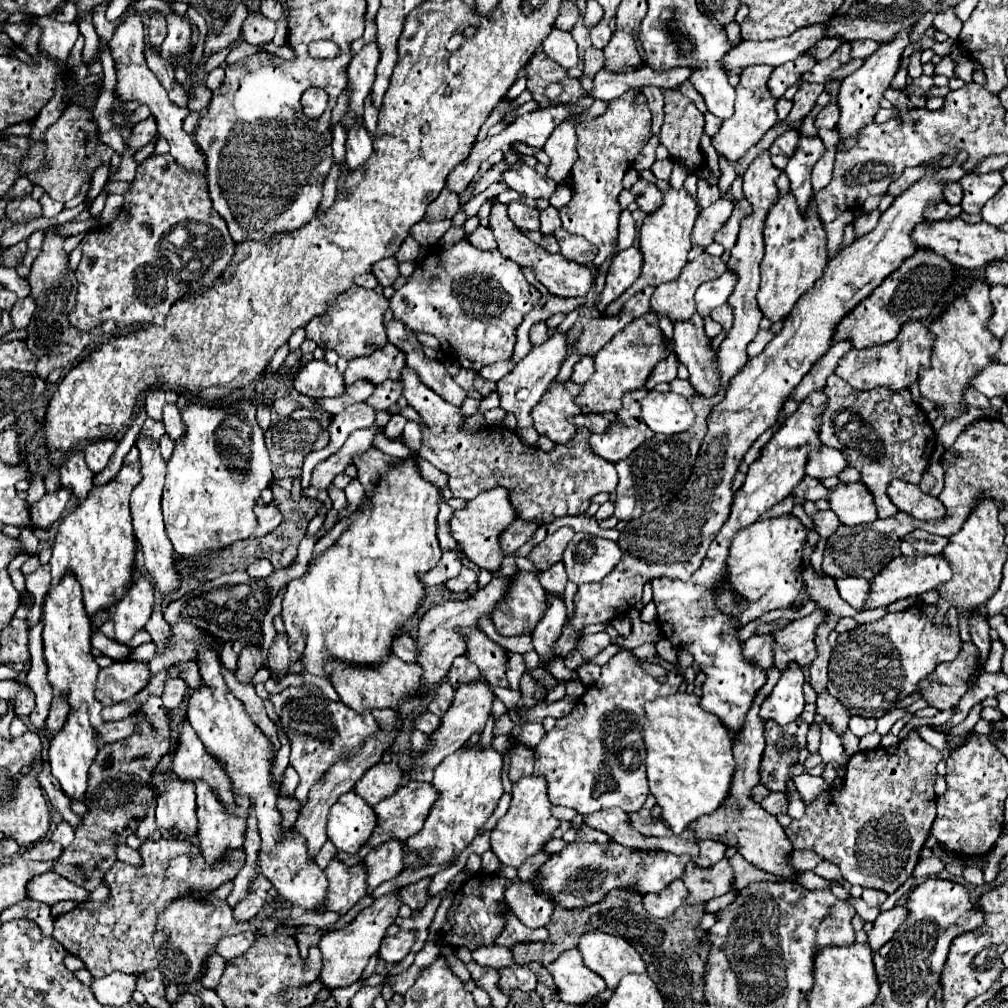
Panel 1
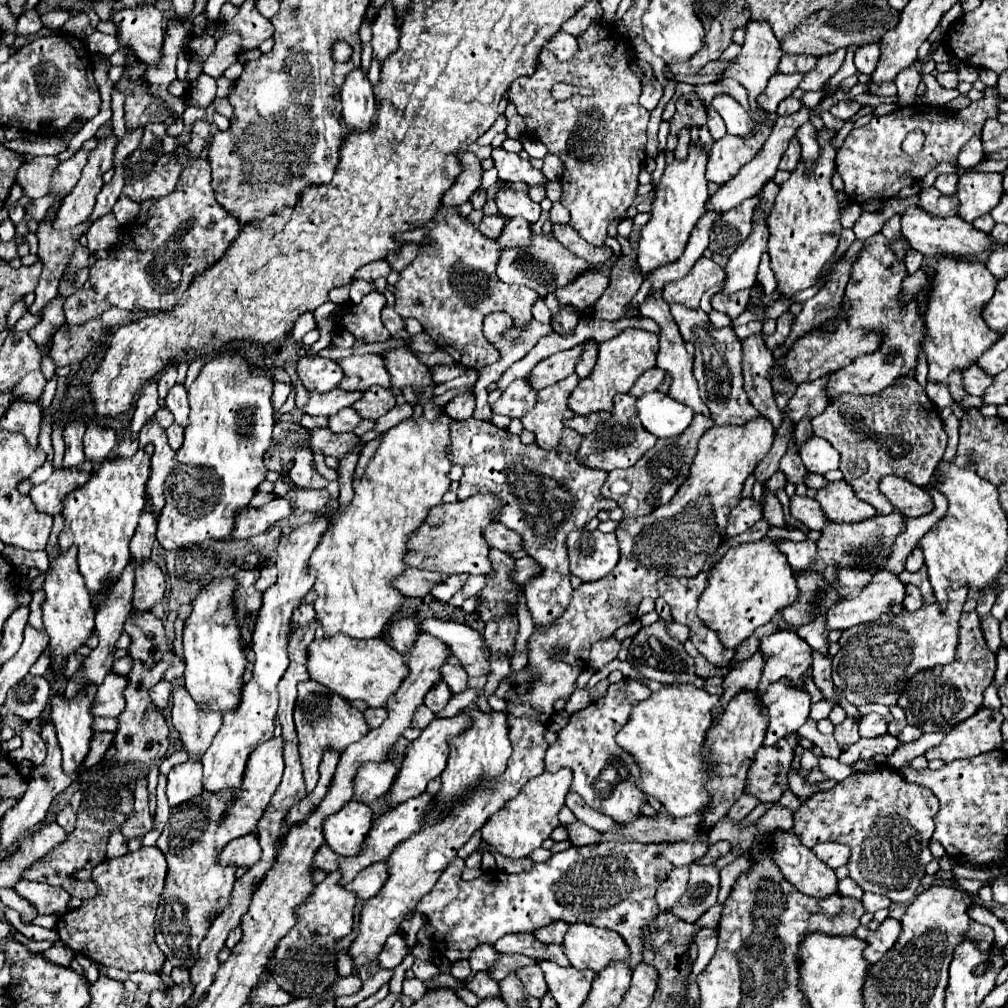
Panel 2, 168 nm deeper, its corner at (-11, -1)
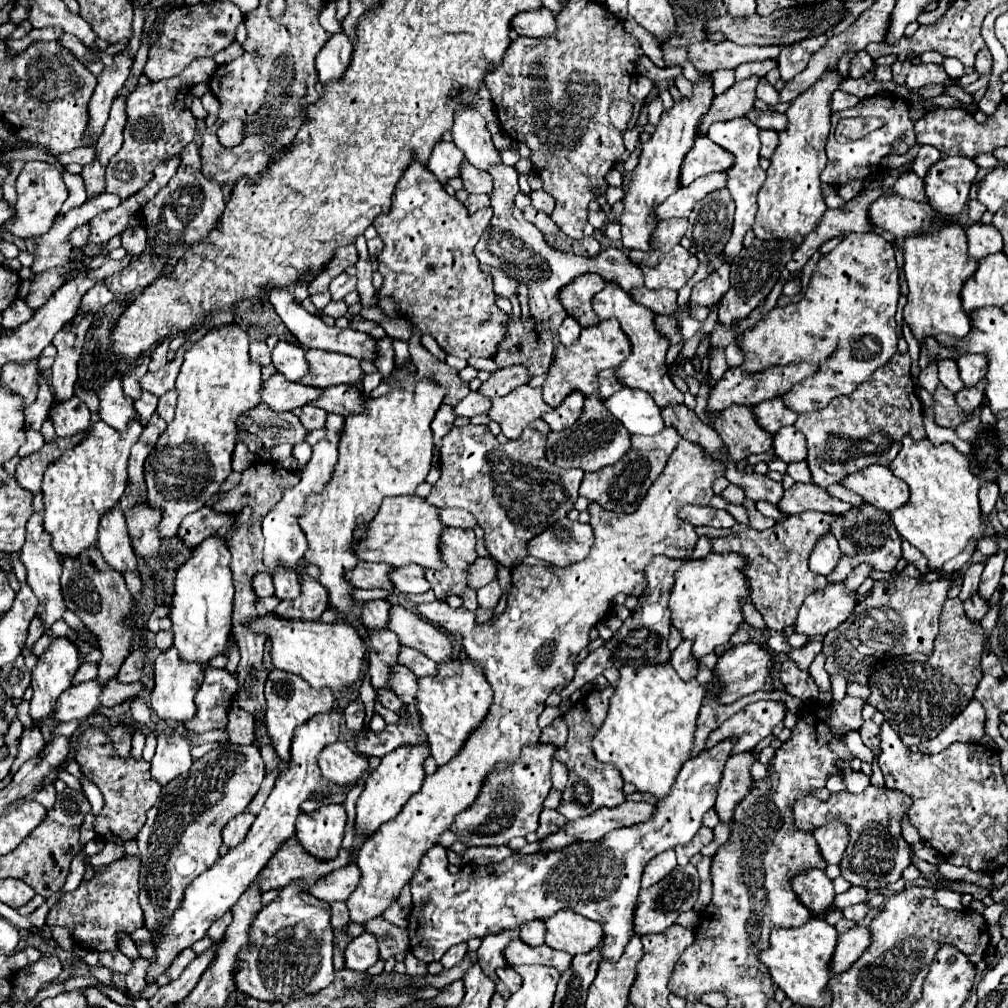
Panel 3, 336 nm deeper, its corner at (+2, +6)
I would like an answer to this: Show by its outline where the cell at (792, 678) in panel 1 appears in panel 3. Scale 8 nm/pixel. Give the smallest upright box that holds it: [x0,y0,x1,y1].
[706,702,786,754]

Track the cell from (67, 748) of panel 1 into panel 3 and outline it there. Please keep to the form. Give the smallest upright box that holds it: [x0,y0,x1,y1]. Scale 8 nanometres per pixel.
[30,638,80,742]

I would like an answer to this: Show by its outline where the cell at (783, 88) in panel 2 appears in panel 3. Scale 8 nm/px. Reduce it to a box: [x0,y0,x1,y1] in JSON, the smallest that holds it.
[696,78,760,136]

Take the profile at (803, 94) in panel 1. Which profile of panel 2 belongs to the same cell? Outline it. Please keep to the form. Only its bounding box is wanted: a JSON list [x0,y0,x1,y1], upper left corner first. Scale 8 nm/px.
[707,105,811,211]

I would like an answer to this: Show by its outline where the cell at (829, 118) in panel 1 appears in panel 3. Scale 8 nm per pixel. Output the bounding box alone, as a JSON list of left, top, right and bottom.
[832,90,860,110]

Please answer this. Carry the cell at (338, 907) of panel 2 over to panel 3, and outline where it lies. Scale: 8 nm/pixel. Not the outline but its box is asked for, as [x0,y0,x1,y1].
[234,882,334,1004]

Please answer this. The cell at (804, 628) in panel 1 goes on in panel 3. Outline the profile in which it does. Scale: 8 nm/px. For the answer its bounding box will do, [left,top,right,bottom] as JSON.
[712,642,770,704]

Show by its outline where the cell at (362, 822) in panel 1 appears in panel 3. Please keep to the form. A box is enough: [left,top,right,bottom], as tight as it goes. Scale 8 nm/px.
[296,804,346,860]

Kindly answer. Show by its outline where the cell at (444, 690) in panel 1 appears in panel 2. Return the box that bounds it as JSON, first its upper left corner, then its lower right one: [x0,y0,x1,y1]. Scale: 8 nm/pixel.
[427,681,451,713]

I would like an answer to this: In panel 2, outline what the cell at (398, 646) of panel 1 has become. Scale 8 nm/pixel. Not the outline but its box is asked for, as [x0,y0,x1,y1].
[389,619,419,653]

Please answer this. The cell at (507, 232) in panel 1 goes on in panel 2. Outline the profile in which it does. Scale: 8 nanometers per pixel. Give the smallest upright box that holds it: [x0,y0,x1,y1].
[555,269,609,313]

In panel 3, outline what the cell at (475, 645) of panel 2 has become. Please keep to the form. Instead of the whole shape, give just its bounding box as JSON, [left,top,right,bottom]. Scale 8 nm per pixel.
[388,606,452,662]

